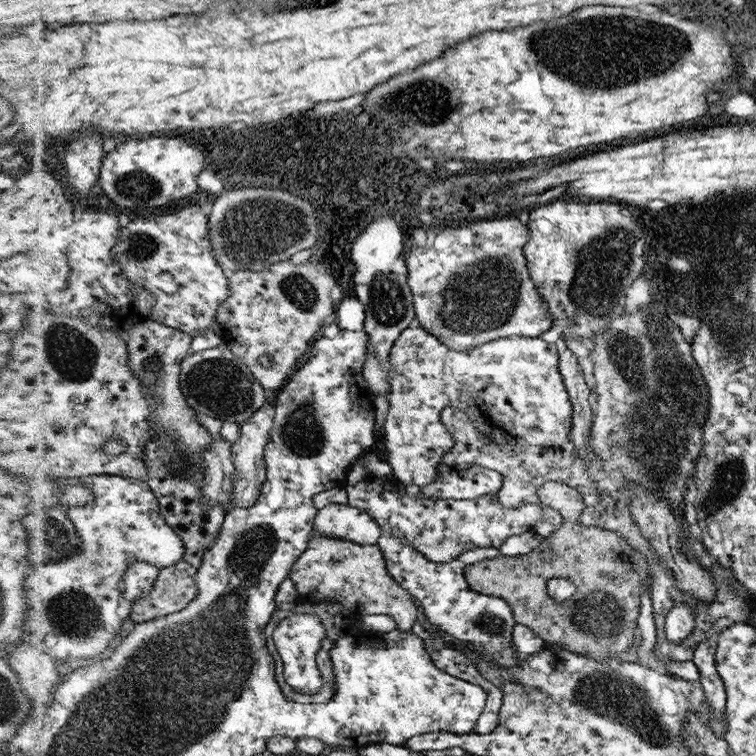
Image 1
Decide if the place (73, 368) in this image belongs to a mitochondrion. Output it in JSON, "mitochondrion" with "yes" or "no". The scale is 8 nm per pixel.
{"mitochondrion":"yes"}

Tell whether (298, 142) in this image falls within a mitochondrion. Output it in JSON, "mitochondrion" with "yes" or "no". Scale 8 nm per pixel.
{"mitochondrion":"yes"}

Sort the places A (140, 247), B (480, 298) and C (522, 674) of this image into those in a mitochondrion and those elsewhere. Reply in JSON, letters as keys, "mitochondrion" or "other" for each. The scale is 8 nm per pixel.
{"A":"mitochondrion","B":"mitochondrion","C":"other"}

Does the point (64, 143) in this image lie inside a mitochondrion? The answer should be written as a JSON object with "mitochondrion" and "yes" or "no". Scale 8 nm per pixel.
{"mitochondrion":"no"}

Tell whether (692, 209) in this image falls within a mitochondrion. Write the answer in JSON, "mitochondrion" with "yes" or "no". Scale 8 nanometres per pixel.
{"mitochondrion":"no"}

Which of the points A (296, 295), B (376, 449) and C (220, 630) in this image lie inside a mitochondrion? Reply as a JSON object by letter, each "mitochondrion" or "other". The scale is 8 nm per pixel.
{"A":"mitochondrion","B":"other","C":"mitochondrion"}

